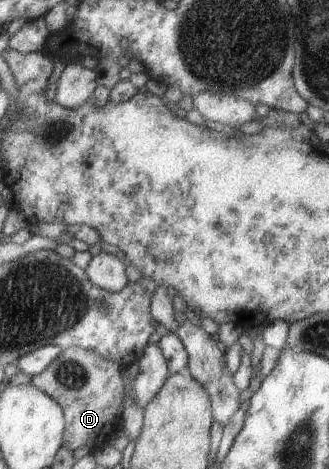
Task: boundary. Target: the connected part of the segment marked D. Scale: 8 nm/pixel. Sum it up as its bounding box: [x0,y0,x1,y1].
[31,347,123,453]

